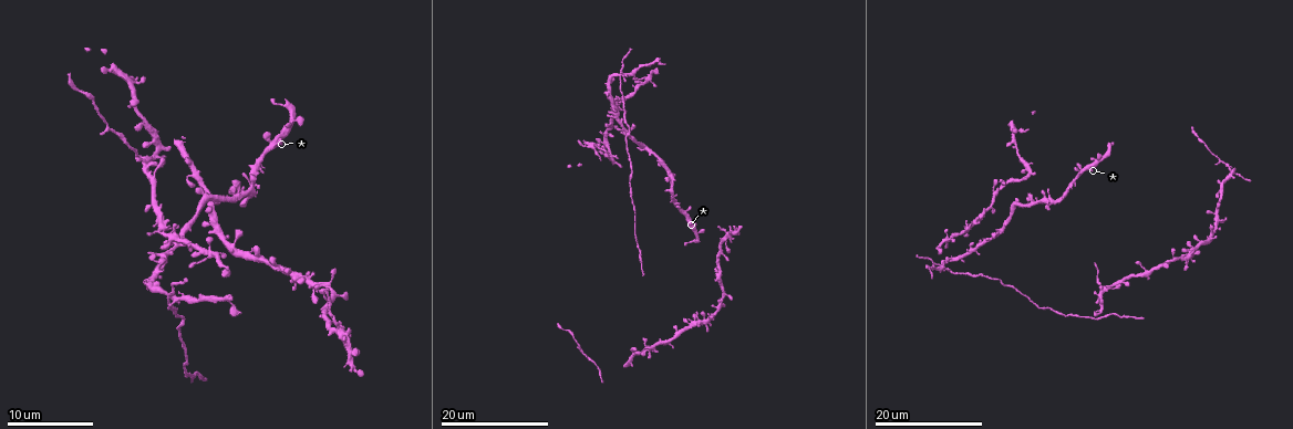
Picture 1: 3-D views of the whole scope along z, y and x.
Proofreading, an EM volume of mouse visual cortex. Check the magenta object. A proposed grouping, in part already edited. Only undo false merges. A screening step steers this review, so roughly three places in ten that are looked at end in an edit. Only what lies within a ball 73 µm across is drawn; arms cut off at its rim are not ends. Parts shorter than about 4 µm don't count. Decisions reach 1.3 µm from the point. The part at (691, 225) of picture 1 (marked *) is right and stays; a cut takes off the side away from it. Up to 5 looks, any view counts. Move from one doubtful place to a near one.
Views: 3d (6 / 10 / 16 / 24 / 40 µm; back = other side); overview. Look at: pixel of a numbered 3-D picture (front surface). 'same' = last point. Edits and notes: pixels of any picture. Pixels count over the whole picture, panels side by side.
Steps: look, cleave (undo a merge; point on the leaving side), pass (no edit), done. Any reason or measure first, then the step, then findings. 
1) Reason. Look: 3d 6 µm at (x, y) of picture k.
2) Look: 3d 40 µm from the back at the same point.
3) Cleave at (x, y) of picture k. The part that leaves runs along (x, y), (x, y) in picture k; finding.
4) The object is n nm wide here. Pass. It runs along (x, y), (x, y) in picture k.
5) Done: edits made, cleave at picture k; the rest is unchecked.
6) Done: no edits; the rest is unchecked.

Look: 3d 16 µm at (340, 329) of picture 1.

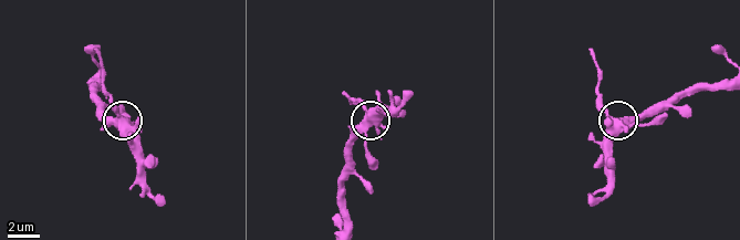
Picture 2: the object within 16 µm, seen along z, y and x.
Look: 3d 10 µm at (118, 115) of picture 2.

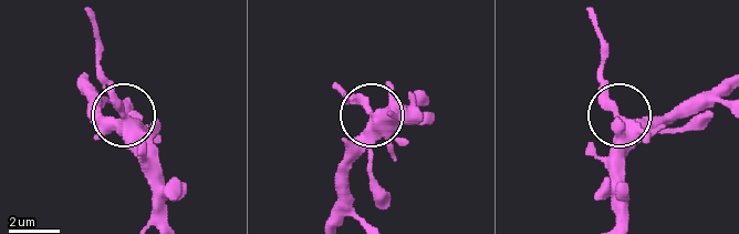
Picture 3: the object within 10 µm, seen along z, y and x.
Cleave at (100, 81) of picture 3. The part that leaves runs along (121, 107), (85, 9) in picture 3; a second neuron is stuck on.

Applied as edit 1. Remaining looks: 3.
Look: overview.

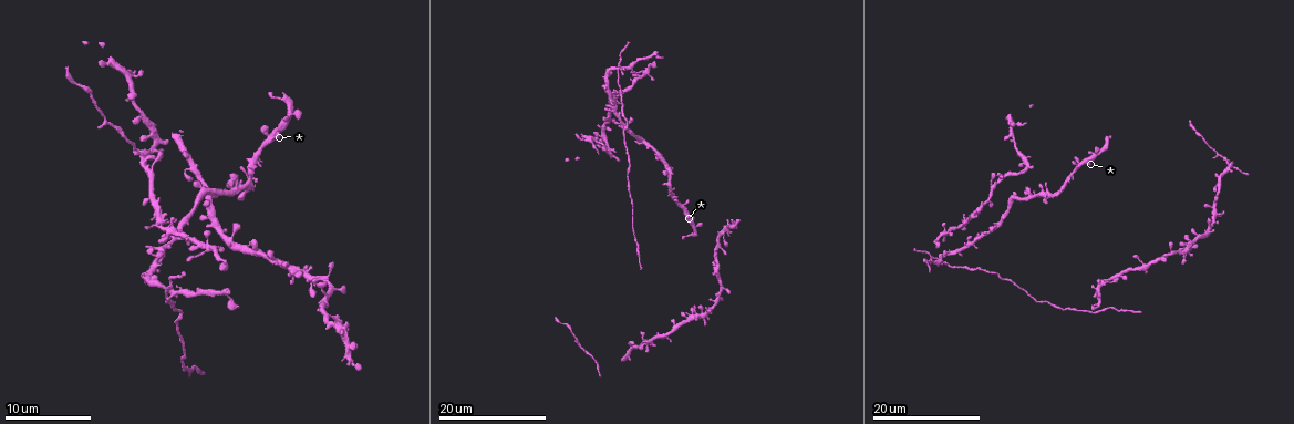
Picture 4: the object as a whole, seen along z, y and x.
Side arm on a straight run. Look: 3d 16 µm at (1143, 264) of picture 4.

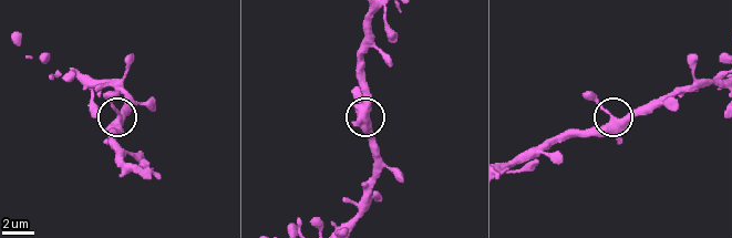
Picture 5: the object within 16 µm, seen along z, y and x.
Look: 3d 10 µm at (610, 123) of picture 5.

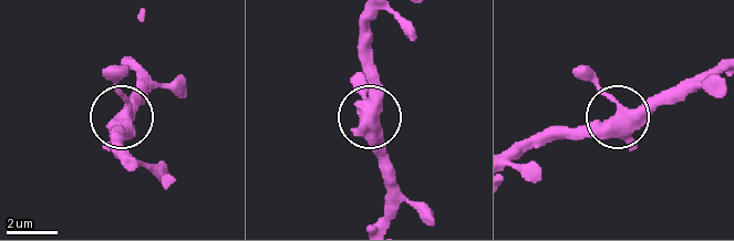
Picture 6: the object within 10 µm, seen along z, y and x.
The object is 460 nm wide here. Pass. All the same neuron.

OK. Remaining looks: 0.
Done: edits made, cleave at picture 3; the rest is unchecked.

